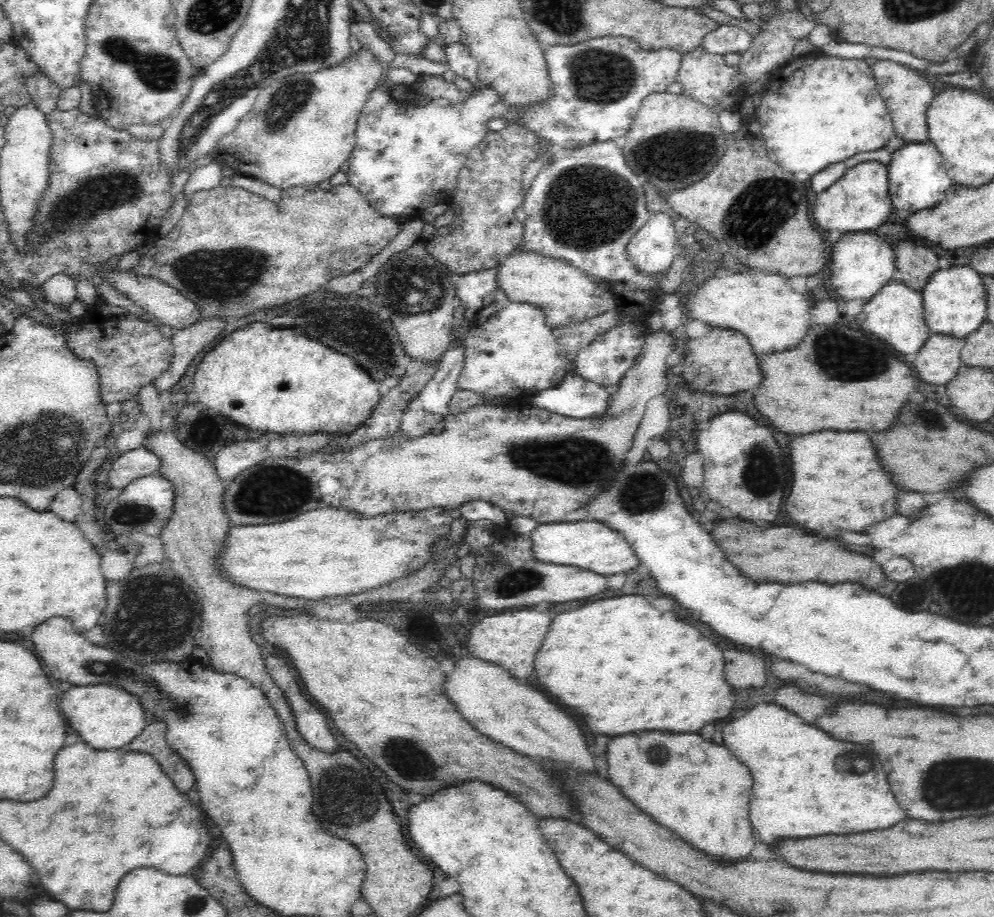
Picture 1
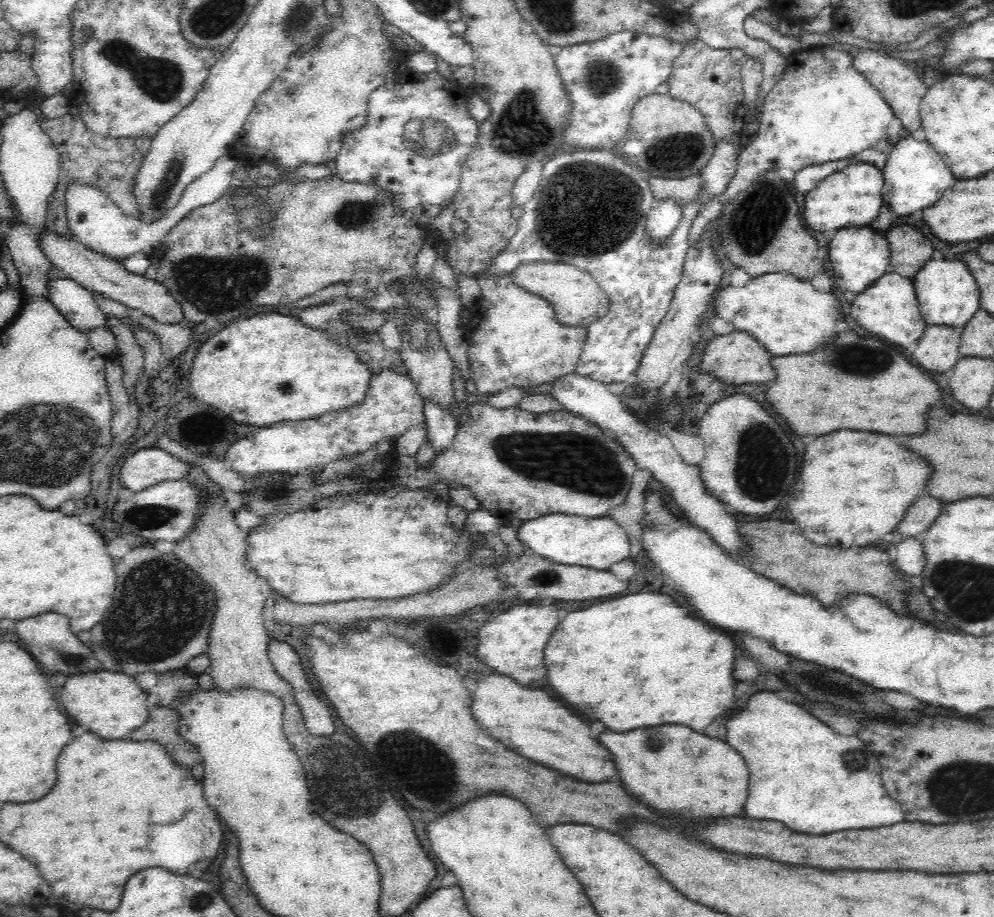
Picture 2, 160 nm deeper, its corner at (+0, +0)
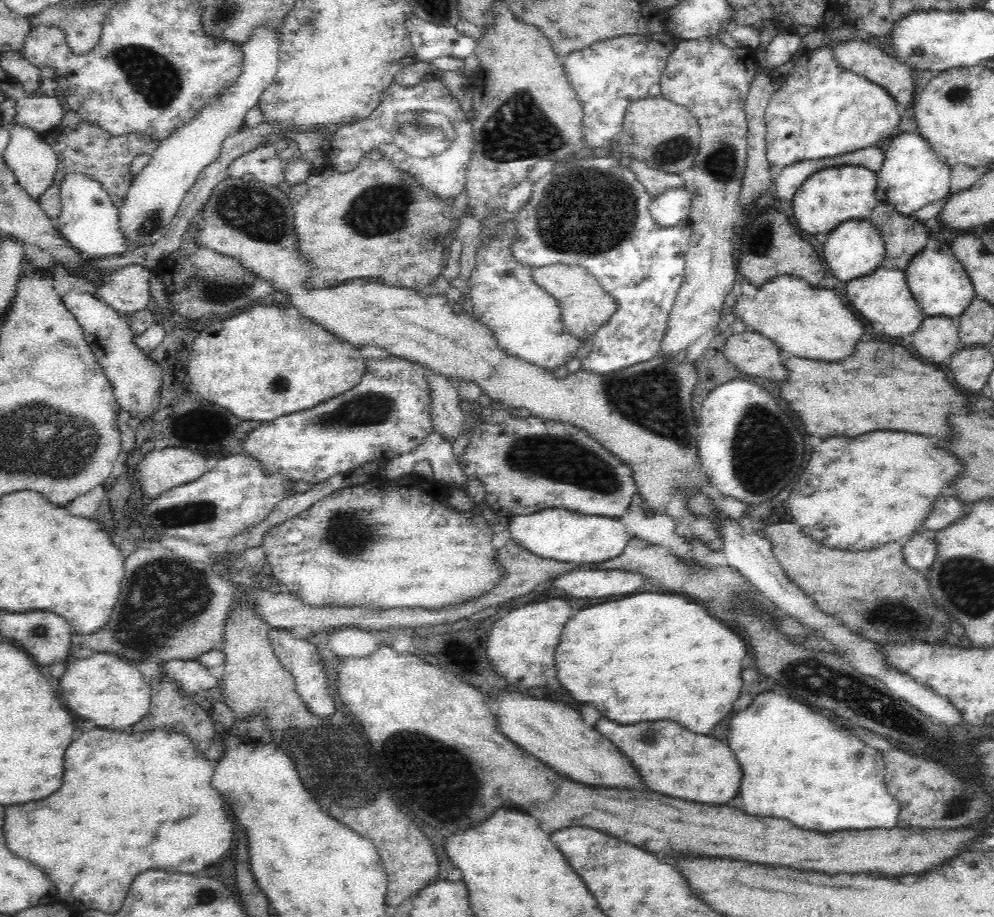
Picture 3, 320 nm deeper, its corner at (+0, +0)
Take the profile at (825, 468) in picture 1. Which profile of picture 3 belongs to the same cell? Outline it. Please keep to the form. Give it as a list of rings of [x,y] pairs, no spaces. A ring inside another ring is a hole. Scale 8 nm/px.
[[[868,432],[856,438],[848,438],[848,436],[832,436],[828,440],[822,440],[822,444],[818,444],[810,456],[810,462],[804,470],[804,474],[800,476],[800,480],[796,482],[790,498],[788,498],[788,506],[790,512],[794,516],[794,522],[800,524],[800,528],[804,528],[802,532],[810,538],[814,538],[816,542],[824,544],[831,549],[841,551],[867,551],[878,548],[883,544],[897,542],[900,538],[912,536],[920,530],[919,524],[926,518],[931,509],[932,503],[940,496],[946,494],[946,484],[952,482],[952,476],[956,474],[956,470],[960,470],[960,466],[956,464],[956,460],[952,460],[950,456],[944,456],[944,452],[940,452],[938,448],[934,448],[932,444],[926,442],[924,436],[916,436],[916,434],[908,434],[908,432]]]

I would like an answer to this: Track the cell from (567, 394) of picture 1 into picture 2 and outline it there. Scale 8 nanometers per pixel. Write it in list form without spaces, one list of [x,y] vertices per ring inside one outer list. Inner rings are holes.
[[[573,373],[556,379],[549,394],[567,412],[576,417],[582,416],[603,430],[608,430],[607,433],[617,438],[626,451],[634,457],[638,470],[650,471],[656,480],[664,484],[687,520],[708,531],[714,541],[726,549],[729,556],[736,556],[741,547],[737,536],[738,521],[724,509],[720,501],[705,491],[699,468],[686,466],[682,462],[668,433],[657,432],[654,428],[644,425],[644,421],[640,421],[624,408],[623,399],[608,391],[606,385],[600,381]]]

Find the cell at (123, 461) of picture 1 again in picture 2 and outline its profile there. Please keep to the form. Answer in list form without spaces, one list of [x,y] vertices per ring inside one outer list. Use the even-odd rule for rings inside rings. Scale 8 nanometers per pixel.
[[[158,446],[146,447],[126,456],[124,464],[120,468],[118,480],[124,489],[128,488],[128,490],[138,492],[152,484],[158,484],[158,481],[180,480],[184,478],[186,471],[186,462],[180,462],[178,458]]]

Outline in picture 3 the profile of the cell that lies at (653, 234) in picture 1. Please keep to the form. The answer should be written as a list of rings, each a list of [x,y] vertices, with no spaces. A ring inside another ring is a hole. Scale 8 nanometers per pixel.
[[[682,186],[666,190],[664,194],[650,200],[649,213],[658,228],[670,228],[688,220],[692,194]]]

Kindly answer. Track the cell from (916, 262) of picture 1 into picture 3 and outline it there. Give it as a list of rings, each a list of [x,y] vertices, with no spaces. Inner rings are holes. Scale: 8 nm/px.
[[[878,201],[868,220],[878,229],[885,244],[882,268],[906,270],[910,260],[920,254],[928,242],[924,222],[900,214],[887,201]]]

